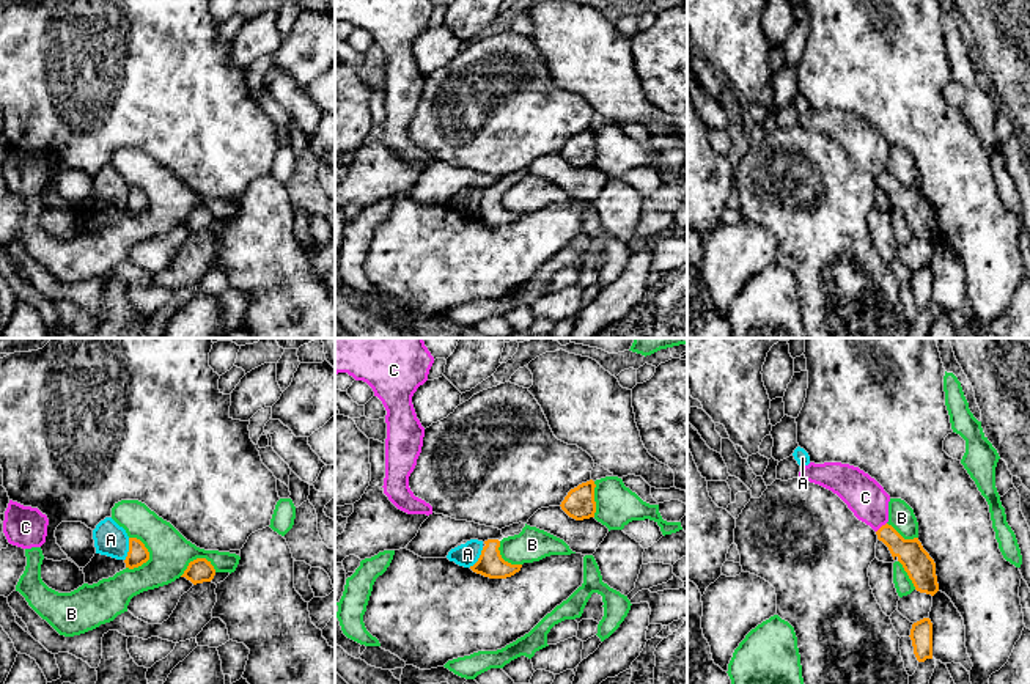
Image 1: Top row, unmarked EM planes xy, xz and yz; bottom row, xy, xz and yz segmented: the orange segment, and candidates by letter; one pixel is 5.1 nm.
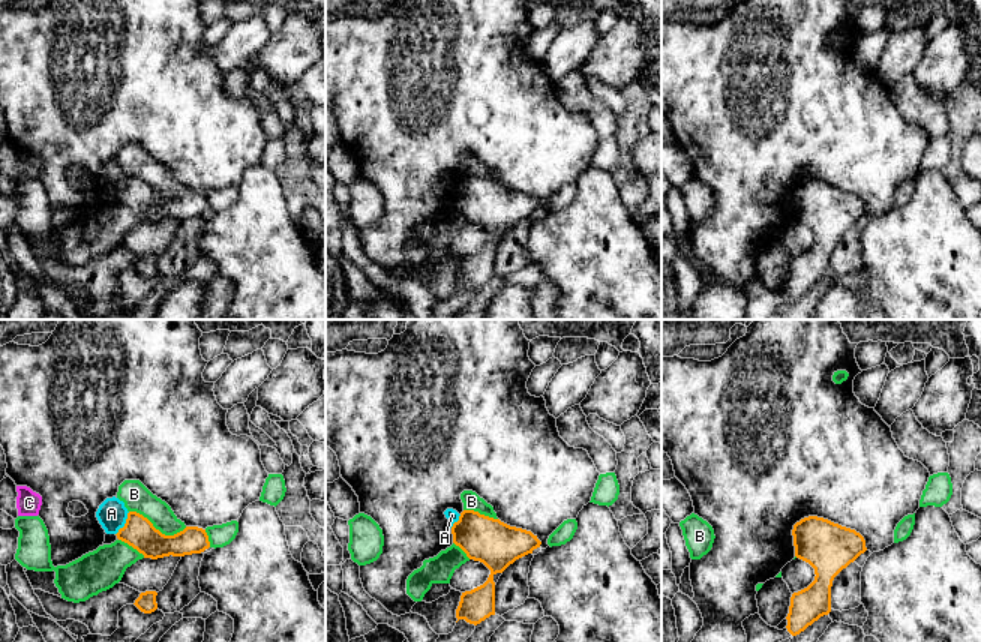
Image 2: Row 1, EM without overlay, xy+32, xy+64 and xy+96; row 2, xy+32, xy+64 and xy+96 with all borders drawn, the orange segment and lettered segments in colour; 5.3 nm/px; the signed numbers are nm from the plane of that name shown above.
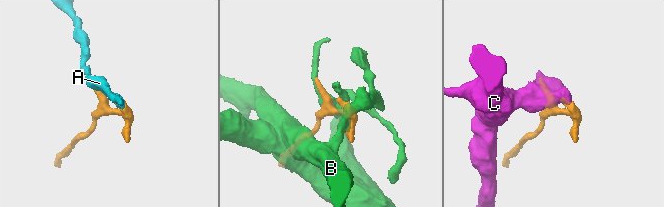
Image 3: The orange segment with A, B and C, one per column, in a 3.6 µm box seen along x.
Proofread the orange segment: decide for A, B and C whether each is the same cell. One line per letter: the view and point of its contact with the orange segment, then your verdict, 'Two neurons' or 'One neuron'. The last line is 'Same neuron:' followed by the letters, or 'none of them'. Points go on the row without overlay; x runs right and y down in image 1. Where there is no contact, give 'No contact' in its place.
A: Touches orange at xy (129, 197). Two neurons
B: Touches orange at xy (148, 200). Two neurons
C: Touches orange at yz (881, 175). Two neurons
Same neuron: none of them

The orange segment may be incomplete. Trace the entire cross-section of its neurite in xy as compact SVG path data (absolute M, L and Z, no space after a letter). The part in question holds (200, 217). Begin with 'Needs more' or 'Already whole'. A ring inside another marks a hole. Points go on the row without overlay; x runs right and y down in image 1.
Already whole. M197 206L189 211L187 217L181 225L186 225L193 233L197 233L203 230L211 230L214 223L215 223L215 217L211 212L211 209L208 209L206 206Z

